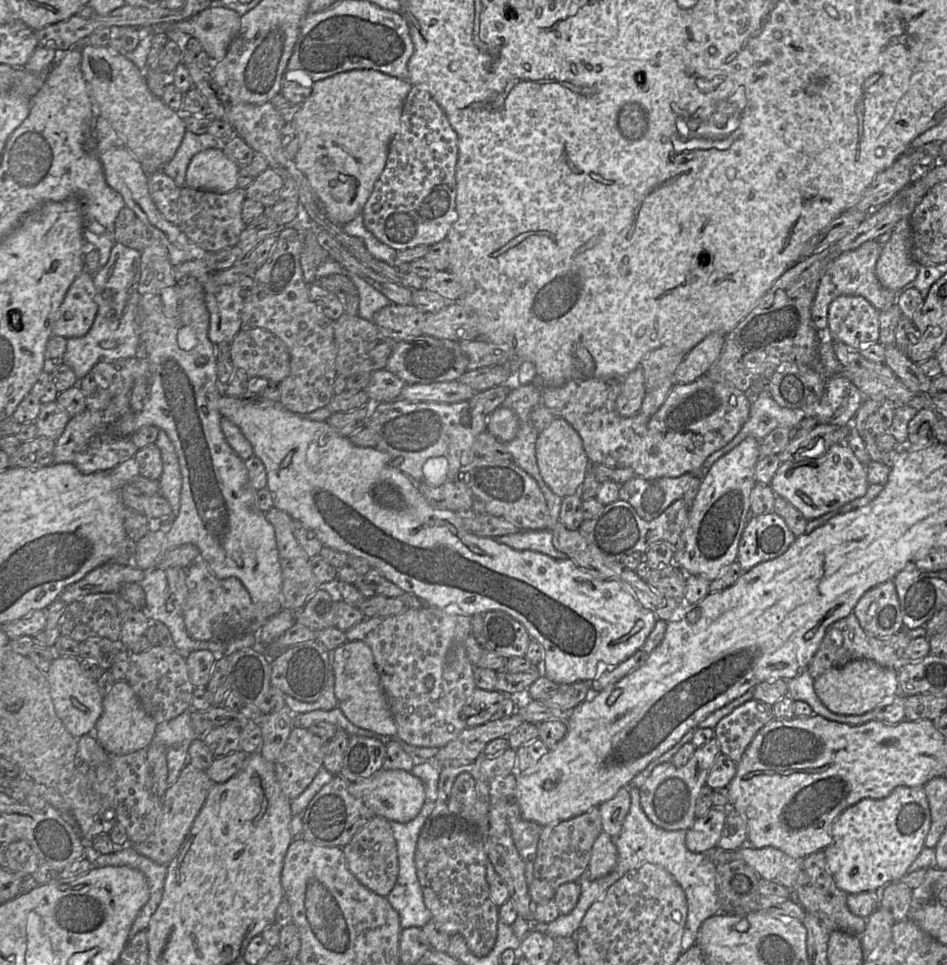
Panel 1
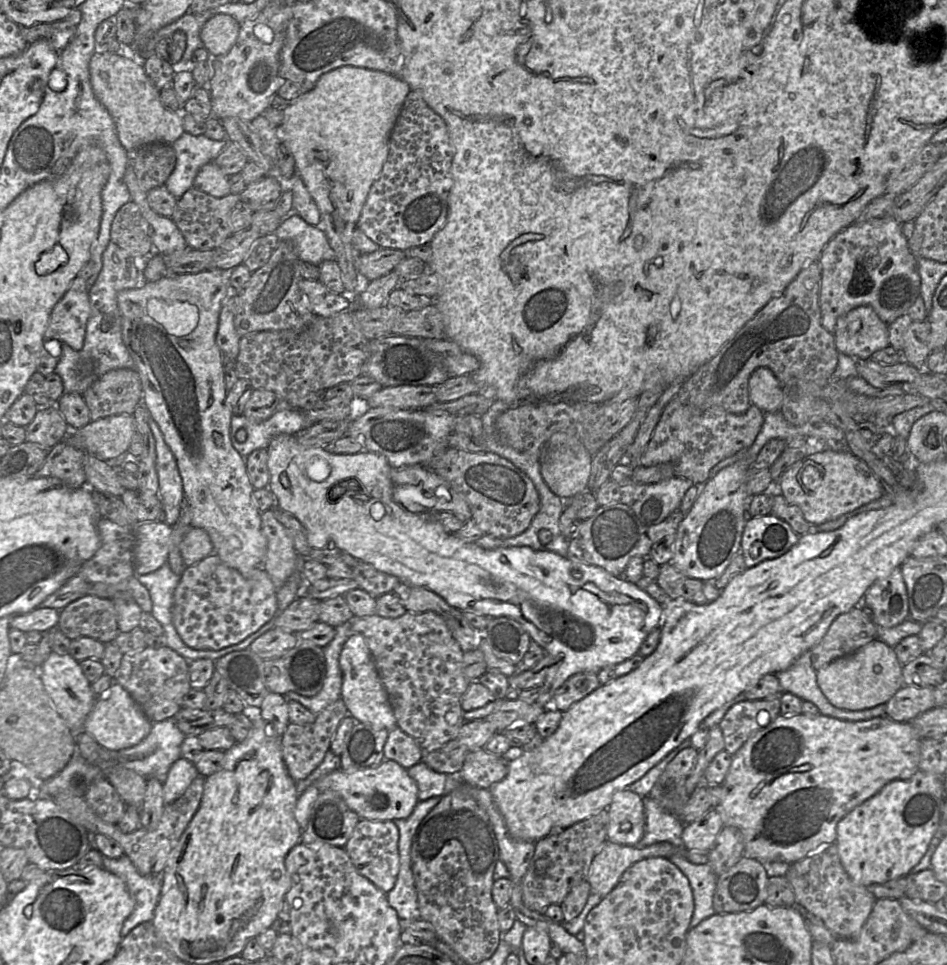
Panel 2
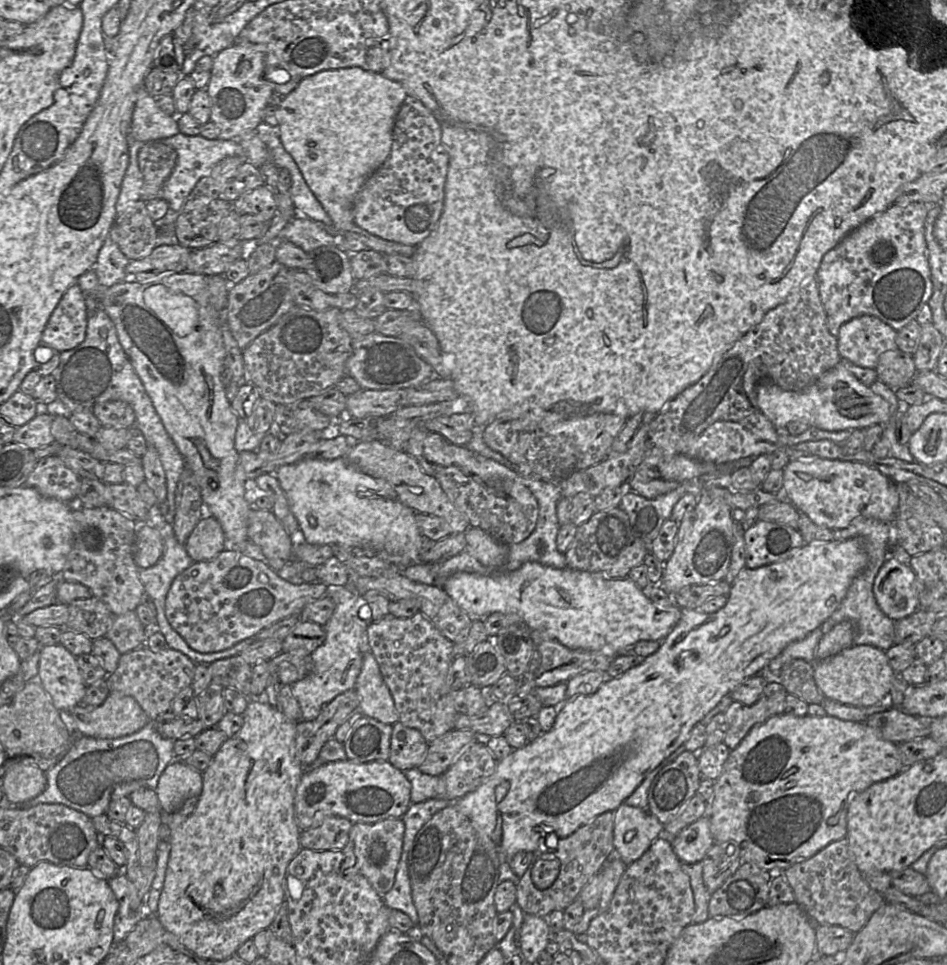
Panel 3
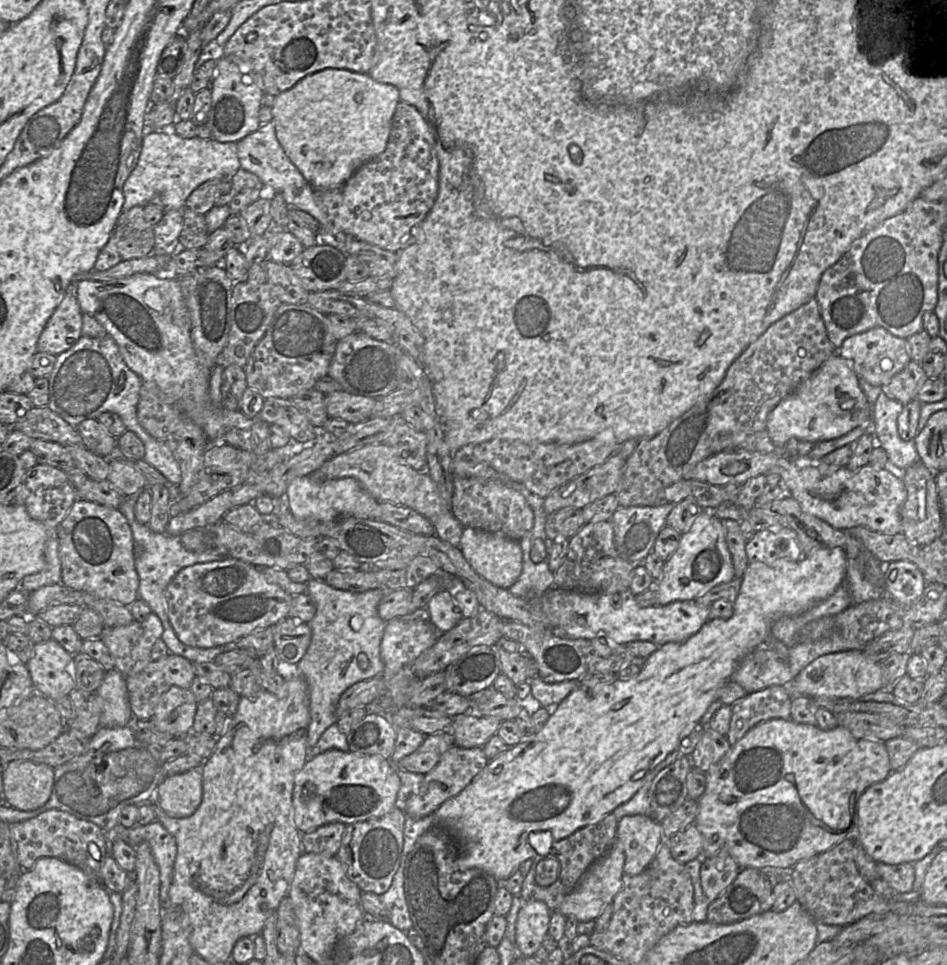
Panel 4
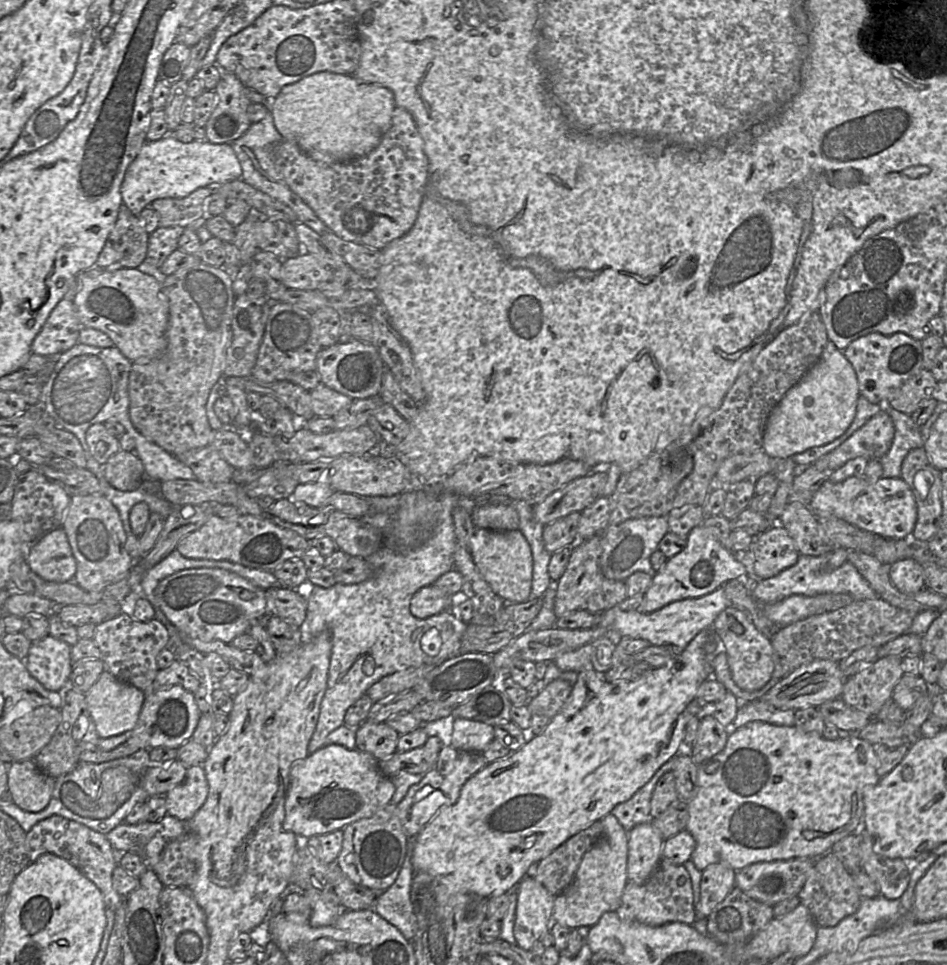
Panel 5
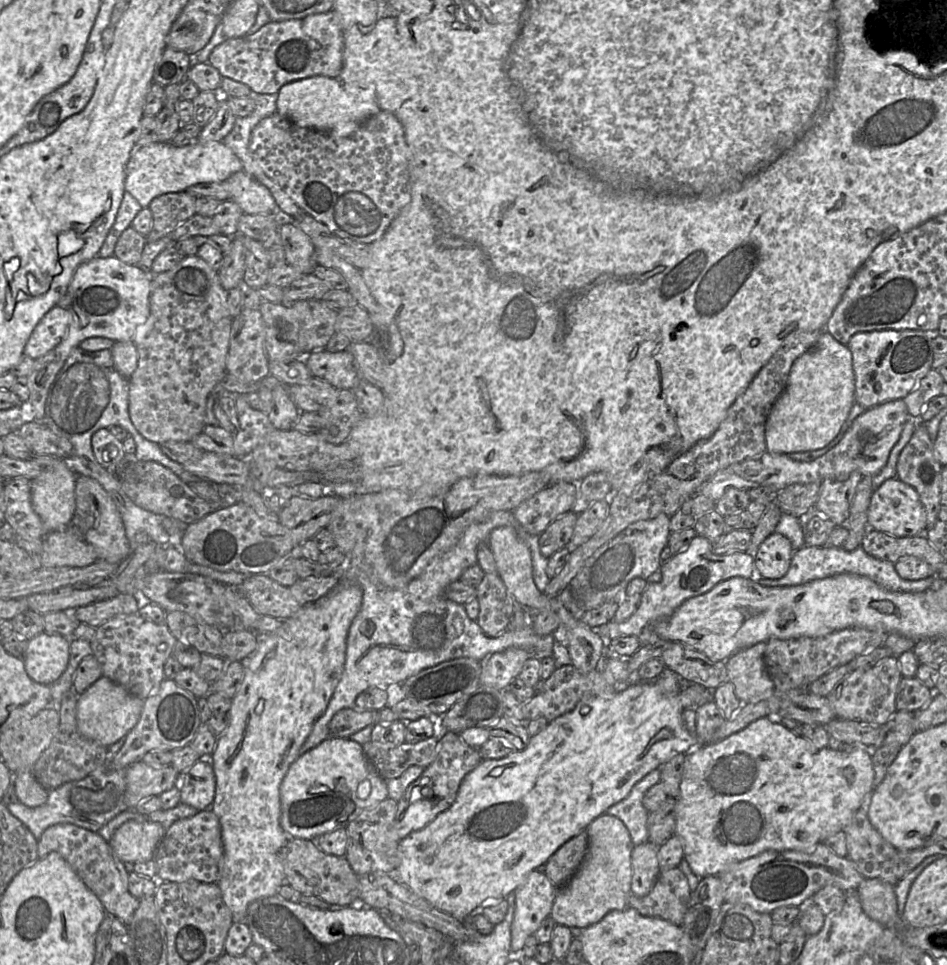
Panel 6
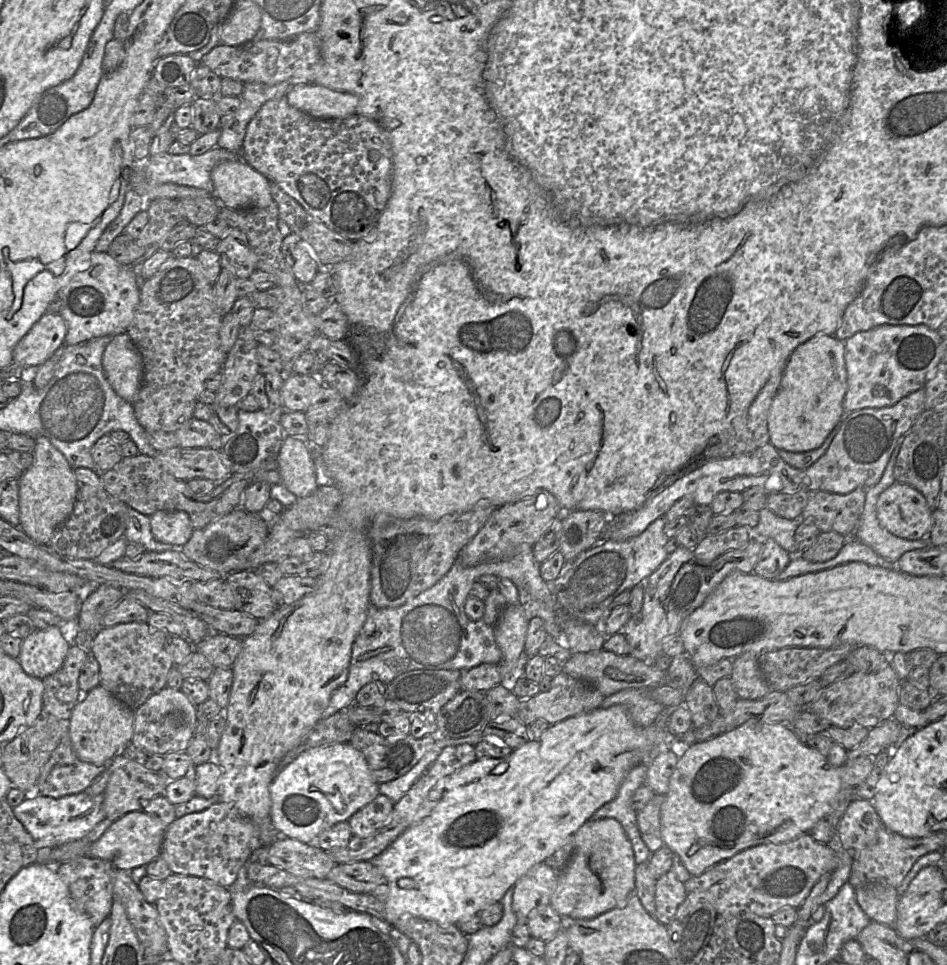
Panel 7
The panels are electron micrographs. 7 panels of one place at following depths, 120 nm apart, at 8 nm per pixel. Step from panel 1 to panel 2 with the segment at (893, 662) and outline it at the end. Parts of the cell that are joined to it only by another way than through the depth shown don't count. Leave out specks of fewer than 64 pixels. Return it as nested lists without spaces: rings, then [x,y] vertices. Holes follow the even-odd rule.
[[[854,607],[838,615],[820,642],[811,649],[815,671],[877,639],[876,627],[866,609]]]

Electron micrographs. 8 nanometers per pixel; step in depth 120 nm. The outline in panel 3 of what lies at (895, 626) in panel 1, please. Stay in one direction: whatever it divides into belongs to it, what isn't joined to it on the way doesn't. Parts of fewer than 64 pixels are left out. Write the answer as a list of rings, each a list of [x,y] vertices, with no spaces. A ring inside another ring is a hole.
[[[890,548],[889,557],[875,577],[873,594],[881,611],[893,621],[918,609],[915,575],[899,555],[899,548]]]

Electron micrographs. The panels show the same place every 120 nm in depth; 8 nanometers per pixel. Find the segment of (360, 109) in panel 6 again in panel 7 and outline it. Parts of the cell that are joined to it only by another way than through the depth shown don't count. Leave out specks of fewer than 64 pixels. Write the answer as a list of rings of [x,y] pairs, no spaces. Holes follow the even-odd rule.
[[[314,83],[291,86],[285,97],[292,107],[319,119],[348,117],[355,114],[358,105],[354,94]]]

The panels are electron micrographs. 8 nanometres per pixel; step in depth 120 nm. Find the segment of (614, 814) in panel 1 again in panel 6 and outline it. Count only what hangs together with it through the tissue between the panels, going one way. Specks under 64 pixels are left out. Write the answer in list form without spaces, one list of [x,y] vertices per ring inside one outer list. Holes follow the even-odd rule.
[[[650,841],[634,846],[631,864],[631,892],[637,897],[644,897],[651,892],[660,874],[658,847]]]

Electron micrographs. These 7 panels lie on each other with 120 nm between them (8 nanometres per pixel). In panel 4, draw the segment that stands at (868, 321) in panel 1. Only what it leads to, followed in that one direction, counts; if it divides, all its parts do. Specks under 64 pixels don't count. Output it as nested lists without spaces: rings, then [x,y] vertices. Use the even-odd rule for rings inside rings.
[[[874,327],[846,338],[837,352],[851,365],[858,378],[879,387],[887,384],[911,361],[906,339],[894,336],[882,327]]]

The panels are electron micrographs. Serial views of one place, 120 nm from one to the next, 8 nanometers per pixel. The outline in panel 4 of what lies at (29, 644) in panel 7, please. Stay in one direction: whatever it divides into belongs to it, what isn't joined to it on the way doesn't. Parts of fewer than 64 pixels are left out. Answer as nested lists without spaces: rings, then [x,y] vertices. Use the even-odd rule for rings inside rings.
[[[56,640],[36,643],[31,659],[26,663],[35,691],[56,701],[68,696],[76,688],[76,669],[74,655],[67,652]]]

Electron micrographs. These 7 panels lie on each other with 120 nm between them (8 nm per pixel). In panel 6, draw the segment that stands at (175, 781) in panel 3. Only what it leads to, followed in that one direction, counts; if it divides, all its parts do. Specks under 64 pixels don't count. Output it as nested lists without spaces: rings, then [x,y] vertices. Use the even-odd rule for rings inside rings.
[[[199,759],[186,772],[180,774],[181,803],[198,811],[211,808],[216,791],[216,777],[208,759]]]

